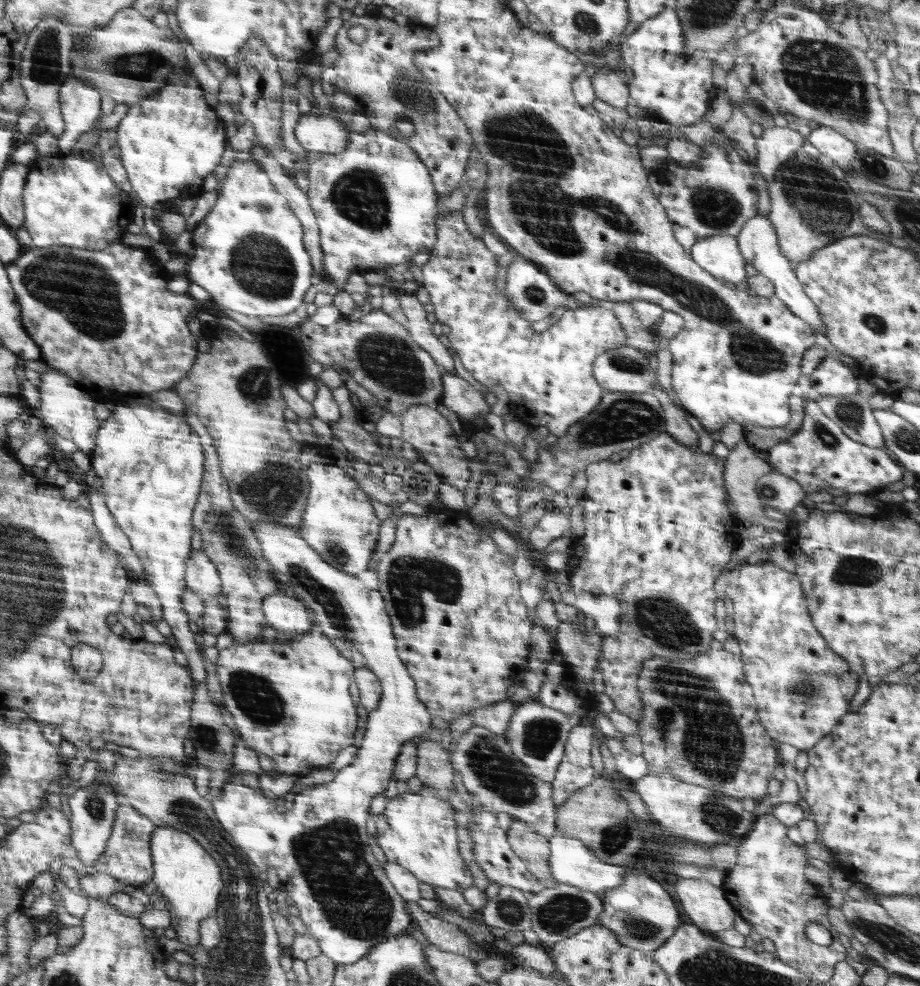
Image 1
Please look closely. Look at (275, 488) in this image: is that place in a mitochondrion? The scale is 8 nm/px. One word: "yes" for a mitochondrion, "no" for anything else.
yes

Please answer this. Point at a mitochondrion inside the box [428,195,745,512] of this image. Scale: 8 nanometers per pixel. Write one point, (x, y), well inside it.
(626, 419)

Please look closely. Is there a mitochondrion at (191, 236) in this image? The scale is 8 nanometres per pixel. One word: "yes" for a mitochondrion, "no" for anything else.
no

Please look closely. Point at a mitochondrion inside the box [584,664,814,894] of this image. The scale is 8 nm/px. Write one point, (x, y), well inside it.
(719, 816)

